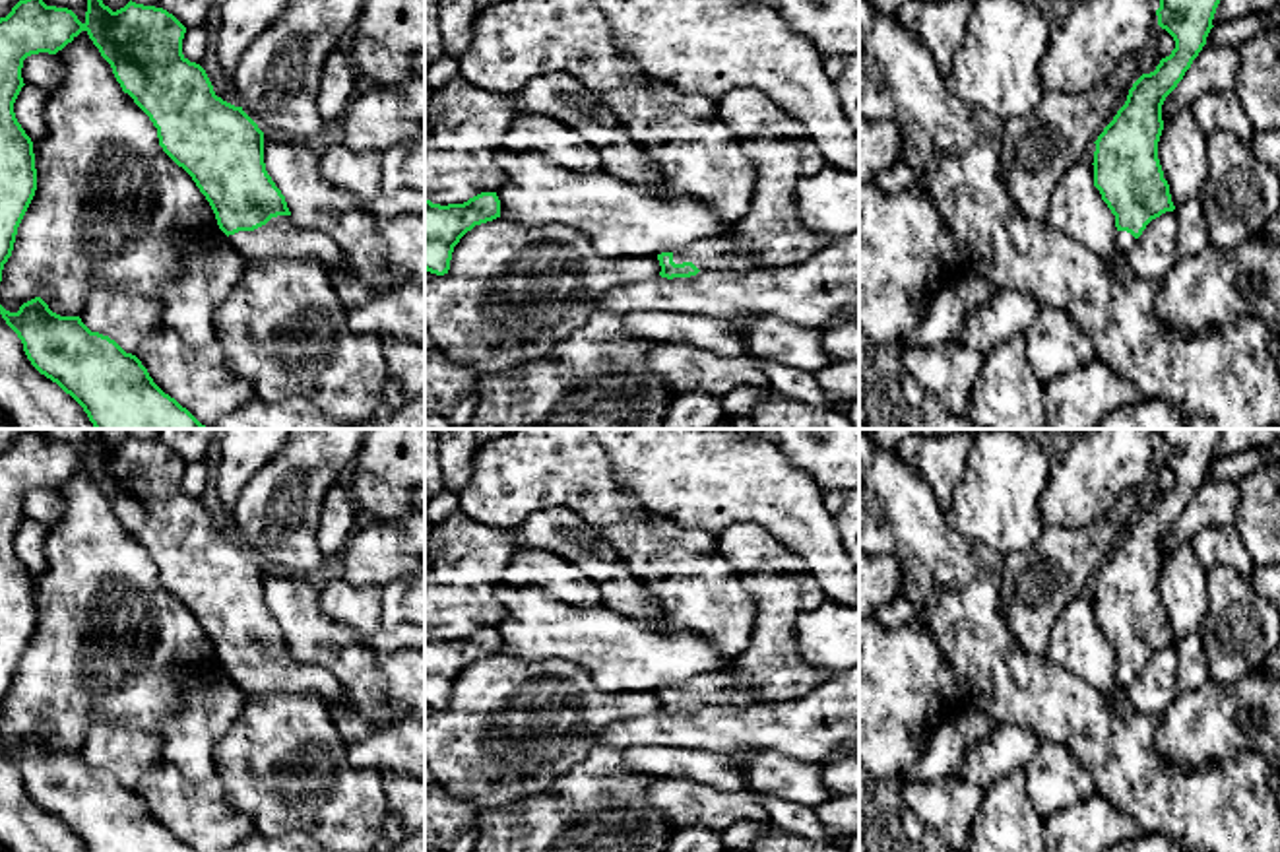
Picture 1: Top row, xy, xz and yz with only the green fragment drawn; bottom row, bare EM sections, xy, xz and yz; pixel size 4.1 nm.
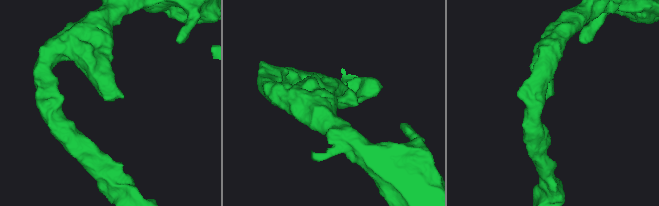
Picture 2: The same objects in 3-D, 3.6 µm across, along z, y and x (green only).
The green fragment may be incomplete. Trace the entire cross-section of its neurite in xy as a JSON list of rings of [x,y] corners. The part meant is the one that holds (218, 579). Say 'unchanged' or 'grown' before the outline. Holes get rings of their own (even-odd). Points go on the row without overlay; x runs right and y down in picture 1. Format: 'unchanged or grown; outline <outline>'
grown; outline [[[33,429],[0,452],[0,716],[17,662],[37,625],[33,576],[14,547],[14,538],[25,520],[23,495],[39,487],[56,489],[81,466],[111,499],[122,526],[149,551],[159,580],[192,611],[209,637],[219,664],[244,695],[320,695],[328,705],[345,699],[345,689],[332,672],[291,650],[285,631],[266,606],[264,567],[242,541],[217,532],[206,505],[182,489],[186,462],[173,448],[132,435],[112,446],[101,429],[87,429],[81,458],[72,444],[47,441],[43,429]]]

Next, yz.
grown; outline [[[1160,429],[1158,460],[1173,472],[1175,483],[1133,518],[1125,540],[1094,576],[1094,621],[1115,650],[1121,689],[1152,654],[1175,644],[1158,594],[1162,540],[1206,479],[1222,431]]]

